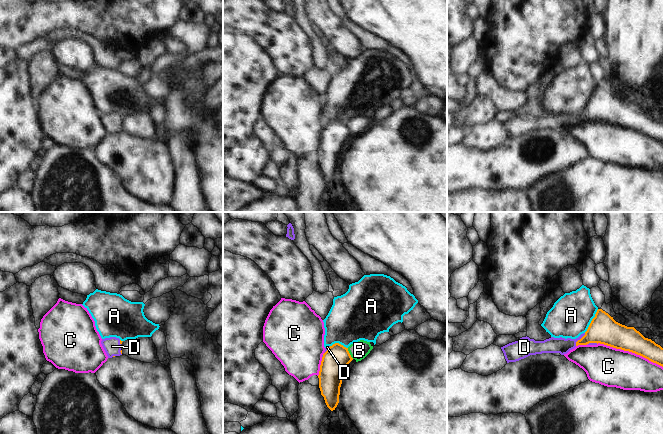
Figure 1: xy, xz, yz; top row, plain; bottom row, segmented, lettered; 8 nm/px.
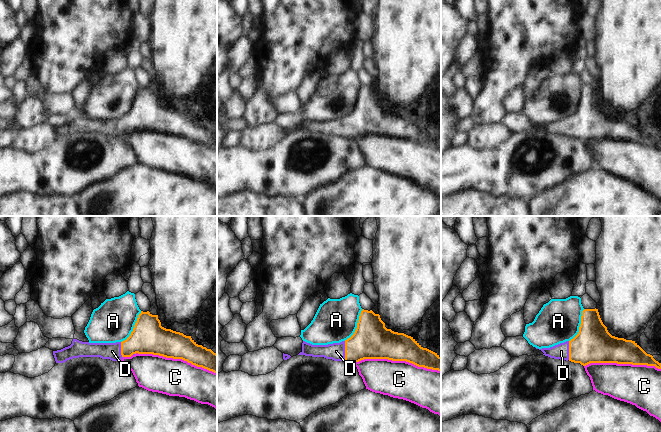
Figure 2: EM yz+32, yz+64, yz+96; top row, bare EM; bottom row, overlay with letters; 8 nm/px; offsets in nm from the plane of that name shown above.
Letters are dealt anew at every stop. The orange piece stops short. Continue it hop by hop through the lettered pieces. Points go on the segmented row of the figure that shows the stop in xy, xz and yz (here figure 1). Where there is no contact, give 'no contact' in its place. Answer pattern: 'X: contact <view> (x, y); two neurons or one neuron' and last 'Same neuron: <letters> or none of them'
A: contact yz (591, 321); two neurons
B: contact xz (349, 353); two neurons
C: contact yz (630, 351); two neurons
D: contact yz (580, 339); one neuron
Same neuron: D

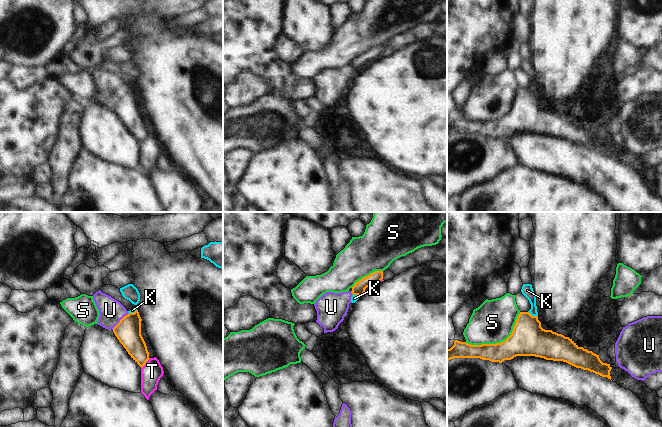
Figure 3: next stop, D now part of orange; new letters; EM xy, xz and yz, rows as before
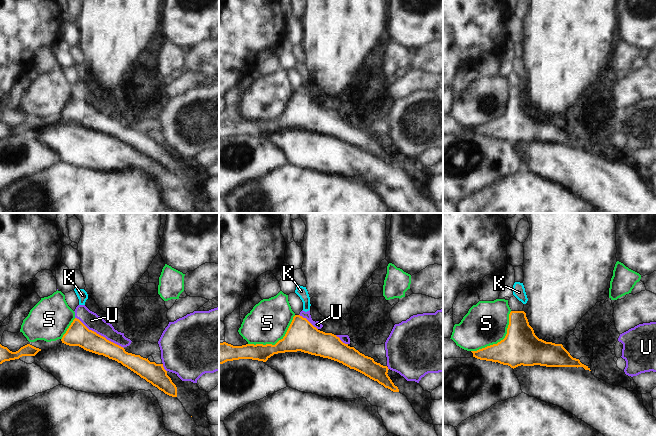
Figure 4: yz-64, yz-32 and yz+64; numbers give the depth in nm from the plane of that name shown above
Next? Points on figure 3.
K: contact yz (533, 316); two neurons
S: contact yz (498, 343); two neurons
T: contact xy (145, 363); two neurons
U: contact xy (120, 320); two neurons
Same neuron: none of them

